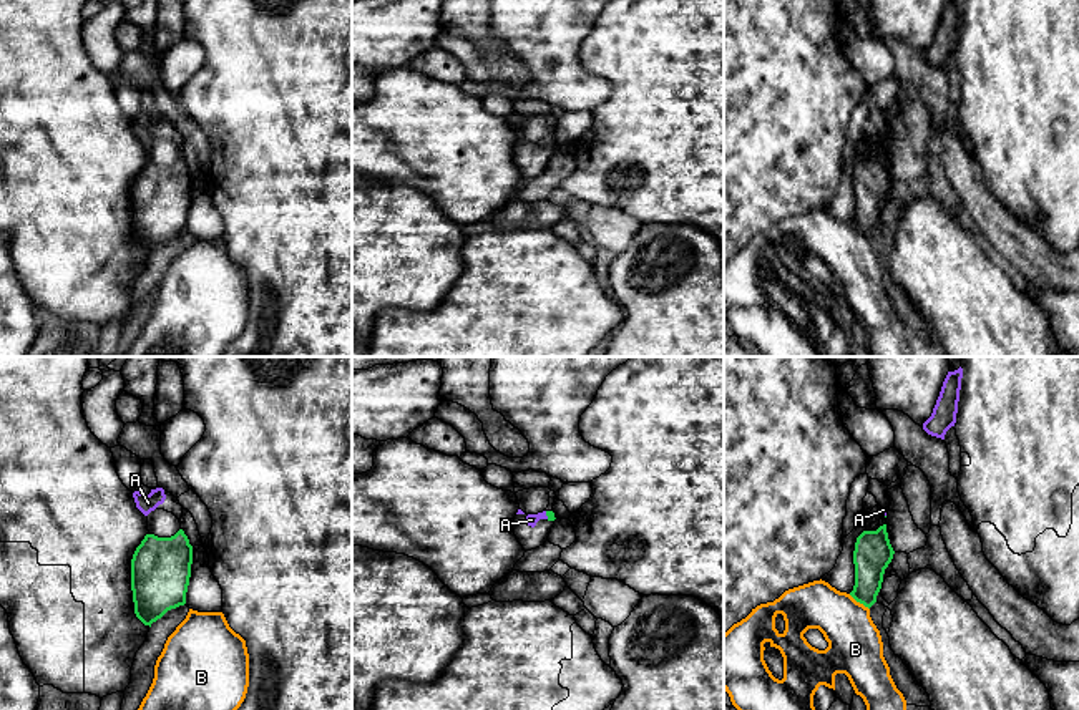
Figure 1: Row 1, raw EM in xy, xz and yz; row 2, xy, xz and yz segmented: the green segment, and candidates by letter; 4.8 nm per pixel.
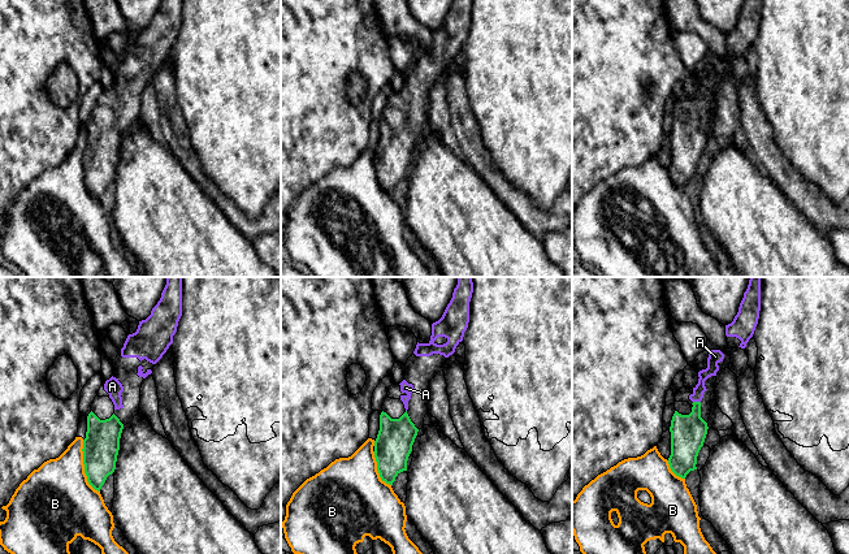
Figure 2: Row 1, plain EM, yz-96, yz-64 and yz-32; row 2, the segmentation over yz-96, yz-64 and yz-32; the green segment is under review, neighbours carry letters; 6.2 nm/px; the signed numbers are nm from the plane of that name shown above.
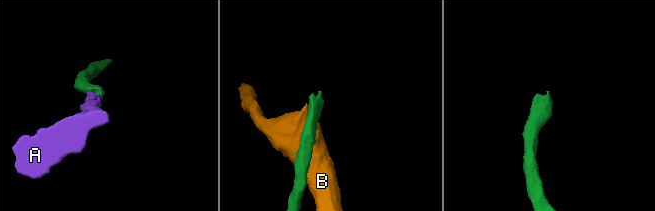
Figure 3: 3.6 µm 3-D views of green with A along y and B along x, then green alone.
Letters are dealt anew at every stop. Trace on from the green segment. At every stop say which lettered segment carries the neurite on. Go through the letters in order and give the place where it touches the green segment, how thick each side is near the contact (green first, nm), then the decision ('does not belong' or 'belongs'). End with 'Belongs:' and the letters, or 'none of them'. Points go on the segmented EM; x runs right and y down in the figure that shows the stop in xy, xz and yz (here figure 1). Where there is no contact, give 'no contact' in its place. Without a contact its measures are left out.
A: xz (546, 515) | 40/60 nm | belongs
B: yz (859, 601) | 180/260 nm | does not belong
Belongs: A

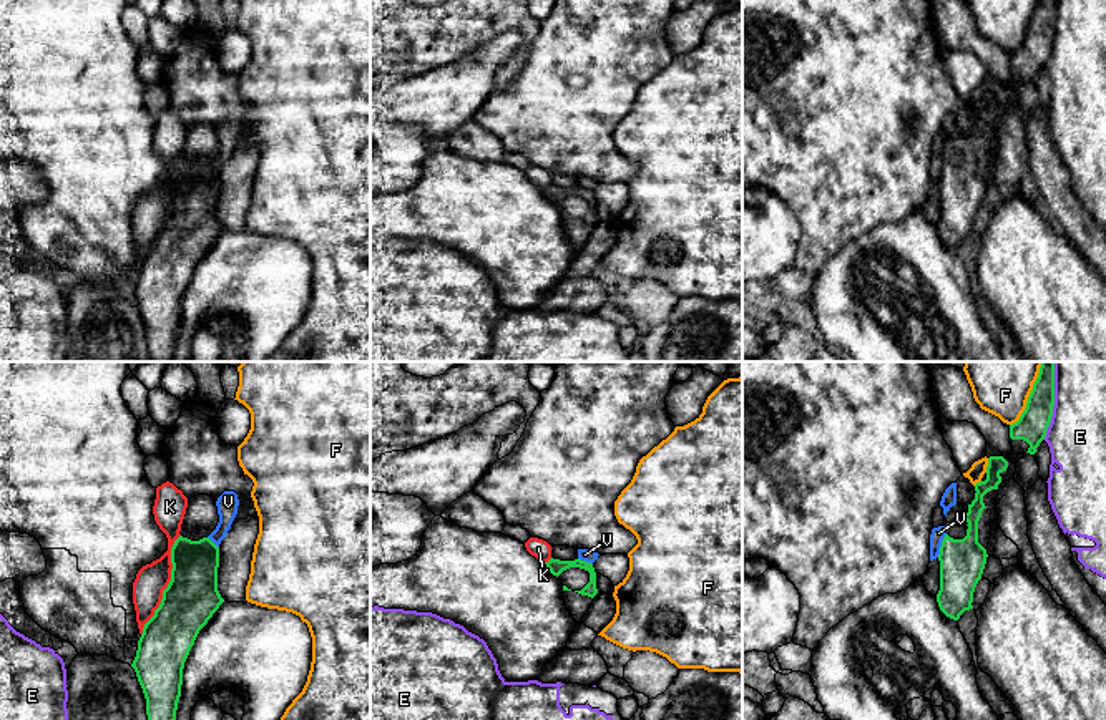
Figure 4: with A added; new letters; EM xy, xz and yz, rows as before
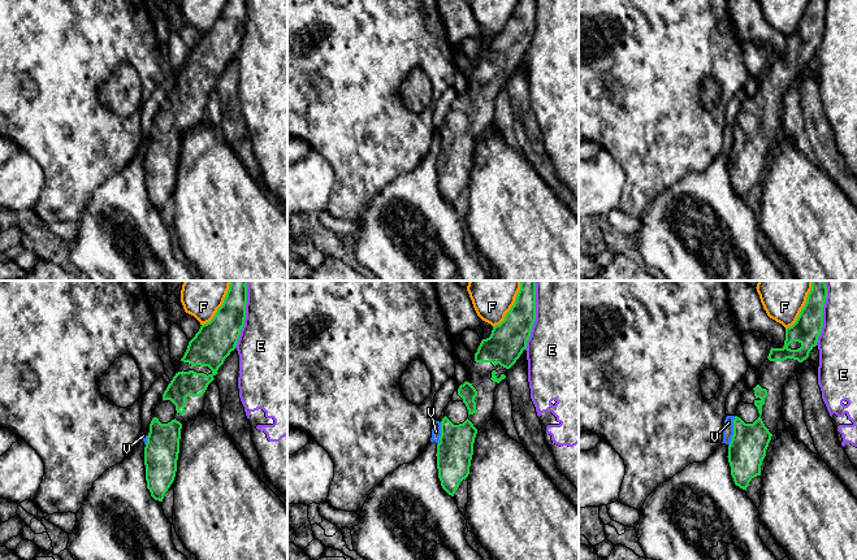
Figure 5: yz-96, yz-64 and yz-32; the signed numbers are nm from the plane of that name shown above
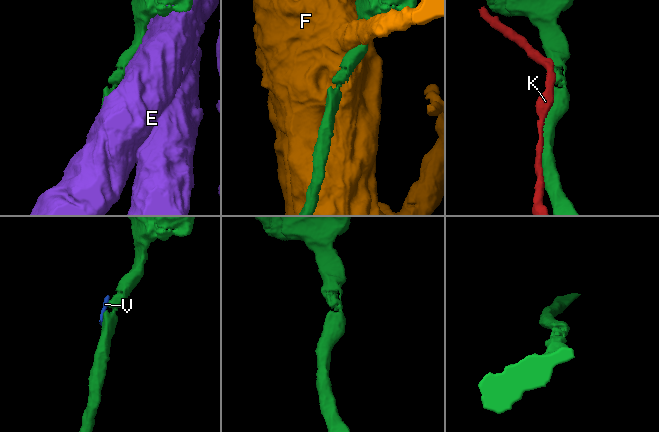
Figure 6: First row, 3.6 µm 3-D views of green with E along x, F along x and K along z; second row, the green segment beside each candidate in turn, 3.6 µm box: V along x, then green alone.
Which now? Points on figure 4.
E: yz (1053, 400) | 150/280 nm | does not belong
F: yz (1030, 395) | 150/360 nm | does not belong
K: xy (168, 584) | 260/160 nm | does not belong
V: yz (942, 544) | 220/70 nm | does not belong
Belongs: none of them

